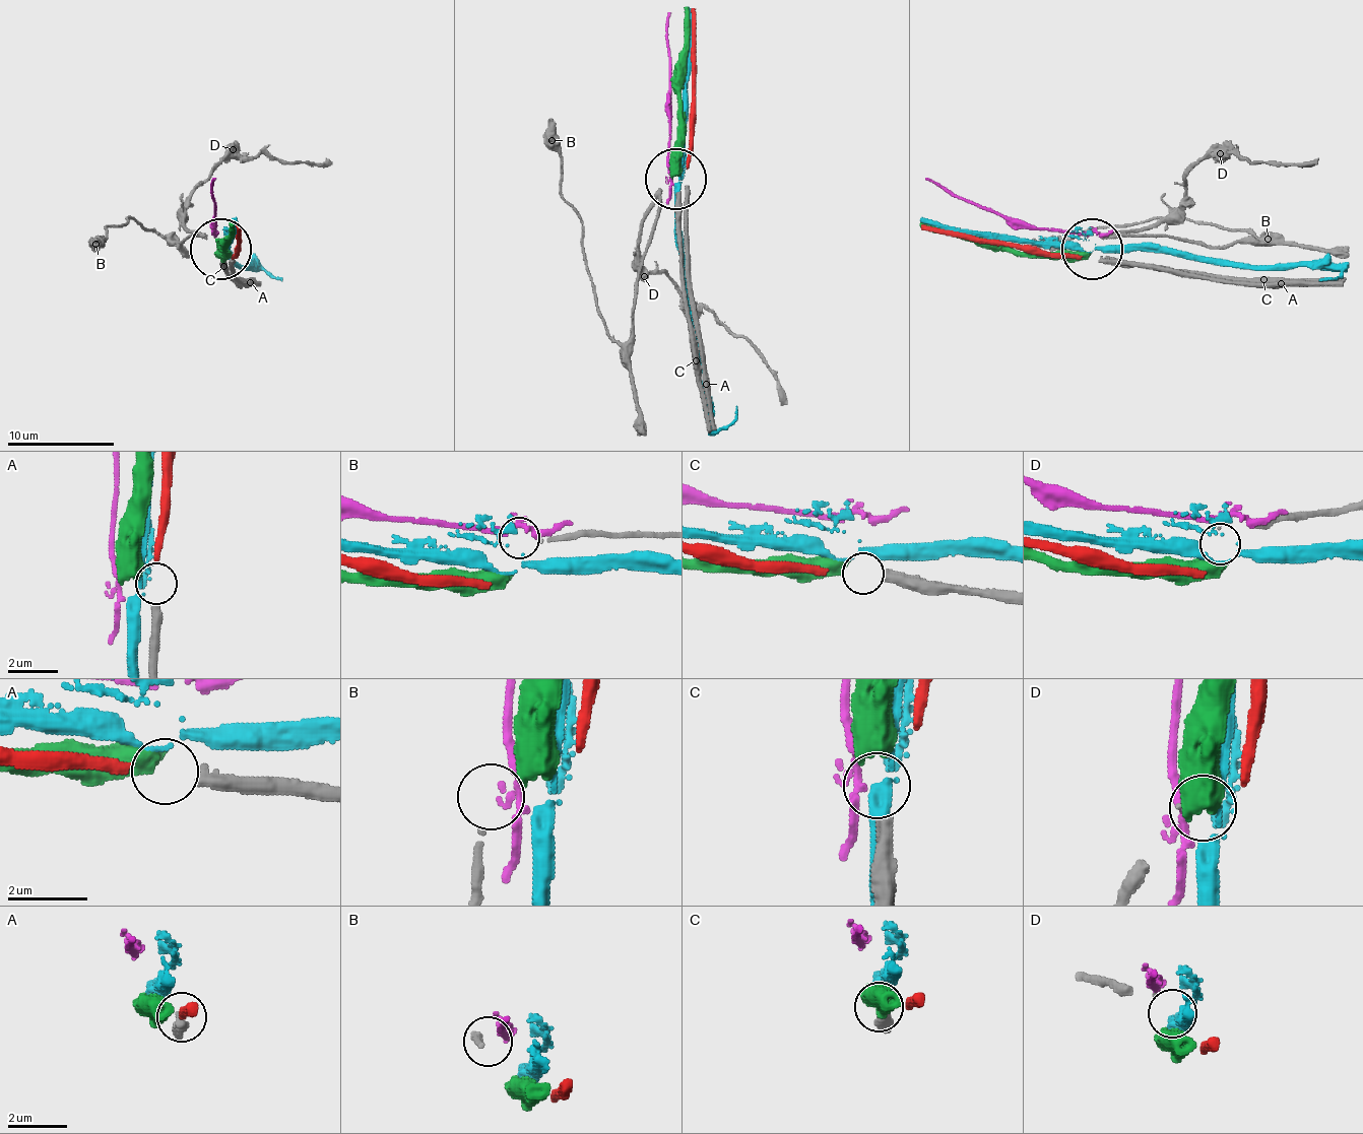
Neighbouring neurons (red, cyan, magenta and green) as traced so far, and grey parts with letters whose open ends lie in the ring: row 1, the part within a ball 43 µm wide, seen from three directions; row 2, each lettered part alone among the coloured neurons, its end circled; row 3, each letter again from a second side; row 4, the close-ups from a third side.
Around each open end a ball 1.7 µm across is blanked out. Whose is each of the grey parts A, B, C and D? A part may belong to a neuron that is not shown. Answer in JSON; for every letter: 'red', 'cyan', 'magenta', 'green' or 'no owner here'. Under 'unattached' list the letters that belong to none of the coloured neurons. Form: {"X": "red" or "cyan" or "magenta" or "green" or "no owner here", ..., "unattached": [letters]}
{"A": "no owner here", "B": "no owner here", "C": "green", "D": "cyan", "unattached": ["A", "B"]}

